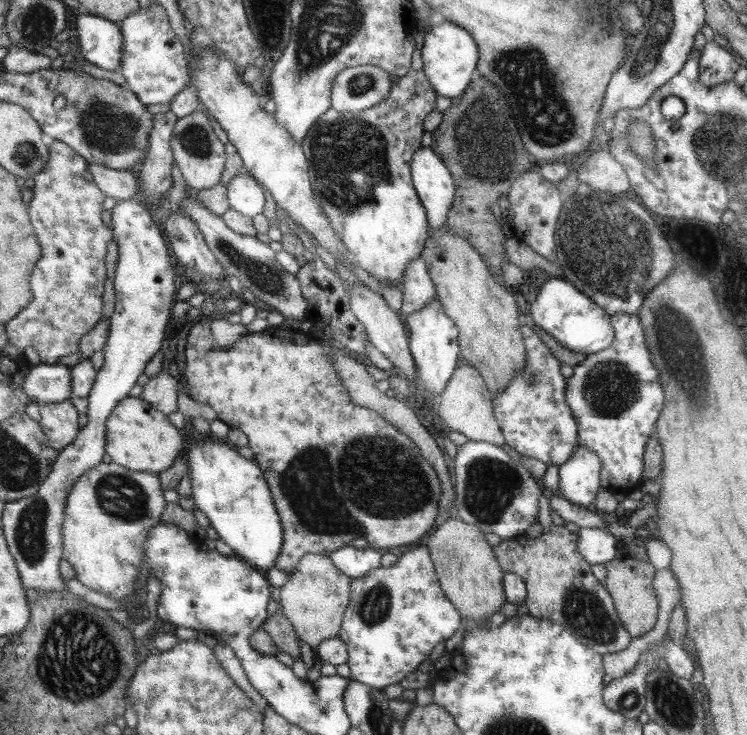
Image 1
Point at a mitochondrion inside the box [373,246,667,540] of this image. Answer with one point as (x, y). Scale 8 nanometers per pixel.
(490, 483)

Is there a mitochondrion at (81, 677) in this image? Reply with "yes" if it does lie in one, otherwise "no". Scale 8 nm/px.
yes

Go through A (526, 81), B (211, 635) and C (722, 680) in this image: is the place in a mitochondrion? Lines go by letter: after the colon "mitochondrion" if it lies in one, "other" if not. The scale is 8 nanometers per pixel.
A: mitochondrion
B: other
C: other

